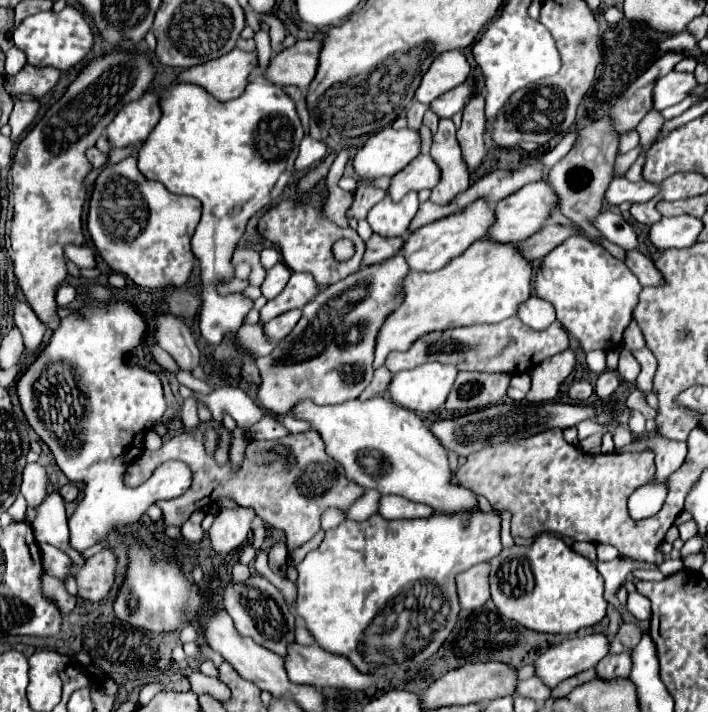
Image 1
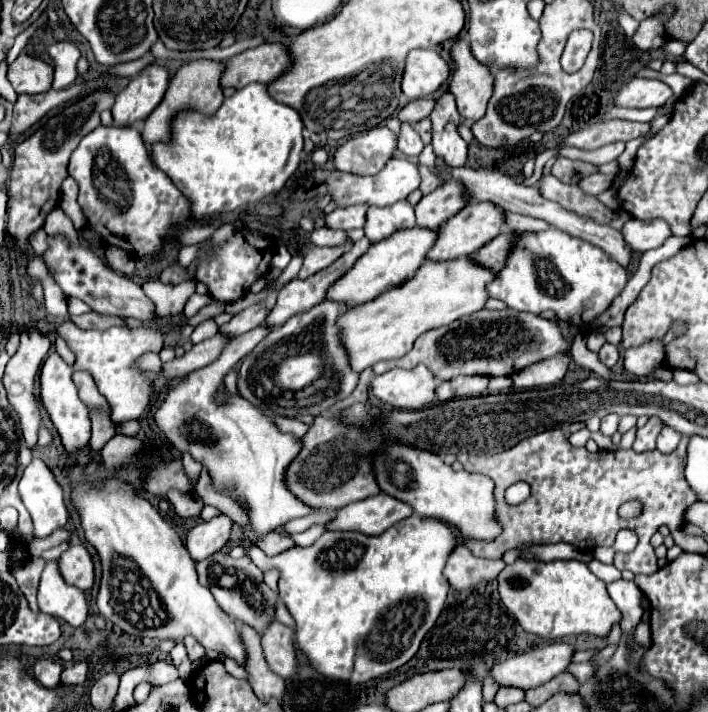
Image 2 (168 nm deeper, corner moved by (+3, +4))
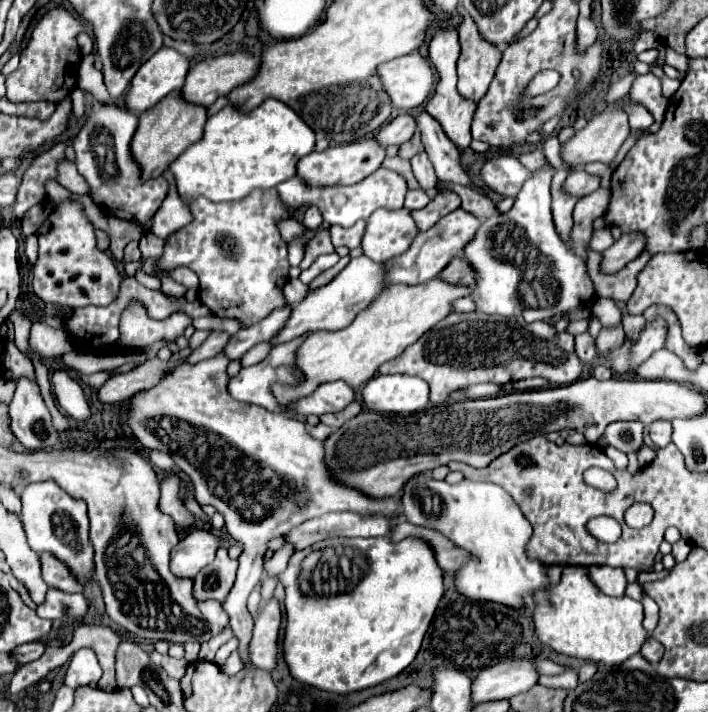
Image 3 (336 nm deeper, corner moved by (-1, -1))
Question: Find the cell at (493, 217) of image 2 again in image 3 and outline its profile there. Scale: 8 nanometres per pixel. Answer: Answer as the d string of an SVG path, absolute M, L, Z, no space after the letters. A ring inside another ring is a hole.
M456 209L456 211L448 213L432 229L418 233L416 241L412 243L412 247L406 253L388 261L388 283L390 285L392 283L416 285L416 283L426 283L426 281L434 279L456 255L460 255L464 251L464 247L474 239L478 229L480 229L480 221L472 213L468 213L464 209Z

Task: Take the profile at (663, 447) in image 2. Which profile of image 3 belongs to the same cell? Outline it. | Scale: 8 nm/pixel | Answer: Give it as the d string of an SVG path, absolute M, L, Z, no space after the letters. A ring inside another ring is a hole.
M654 421L650 425L650 439L658 447L666 447L672 443L672 423L670 421Z

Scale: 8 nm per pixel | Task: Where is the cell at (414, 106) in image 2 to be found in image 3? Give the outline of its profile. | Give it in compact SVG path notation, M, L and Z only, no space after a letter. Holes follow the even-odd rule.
M402 113L396 119L392 119L390 123L382 125L378 131L378 139L380 143L388 145L402 145L404 141L408 141L416 131L416 117L412 113Z

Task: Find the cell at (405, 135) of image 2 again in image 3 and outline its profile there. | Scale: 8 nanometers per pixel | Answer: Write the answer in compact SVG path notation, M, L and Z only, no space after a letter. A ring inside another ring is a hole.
M422 151L422 153L416 153L412 159L410 159L410 163L412 163L412 169L414 169L414 175L416 175L416 179L418 179L418 183L420 183L420 187L422 189L428 189L428 187L436 187L436 173L434 173L434 167L432 167L432 163L430 163L430 159L428 159L428 155Z

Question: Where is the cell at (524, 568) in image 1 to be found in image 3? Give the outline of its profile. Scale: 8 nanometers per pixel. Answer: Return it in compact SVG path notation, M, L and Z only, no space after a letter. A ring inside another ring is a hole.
M564 567L560 583L536 591L532 601L534 633L556 653L596 663L602 661L604 665L618 665L626 657L638 653L646 637L650 637L642 627L642 605L630 597L616 599L604 595L592 583L586 567Z

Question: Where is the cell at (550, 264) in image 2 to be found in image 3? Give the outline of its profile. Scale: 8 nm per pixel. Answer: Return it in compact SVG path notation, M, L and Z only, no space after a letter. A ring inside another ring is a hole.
M534 171L534 177L528 179L522 187L522 191L516 197L514 207L508 213L502 213L498 217L484 219L472 245L466 245L464 257L472 263L476 269L476 285L474 285L474 303L478 311L484 313L496 313L496 315L522 315L526 321L550 321L566 311L572 311L576 307L584 307L586 301L596 301L596 289L588 275L586 261L578 257L556 233L552 211L550 211L550 179L554 171Z

